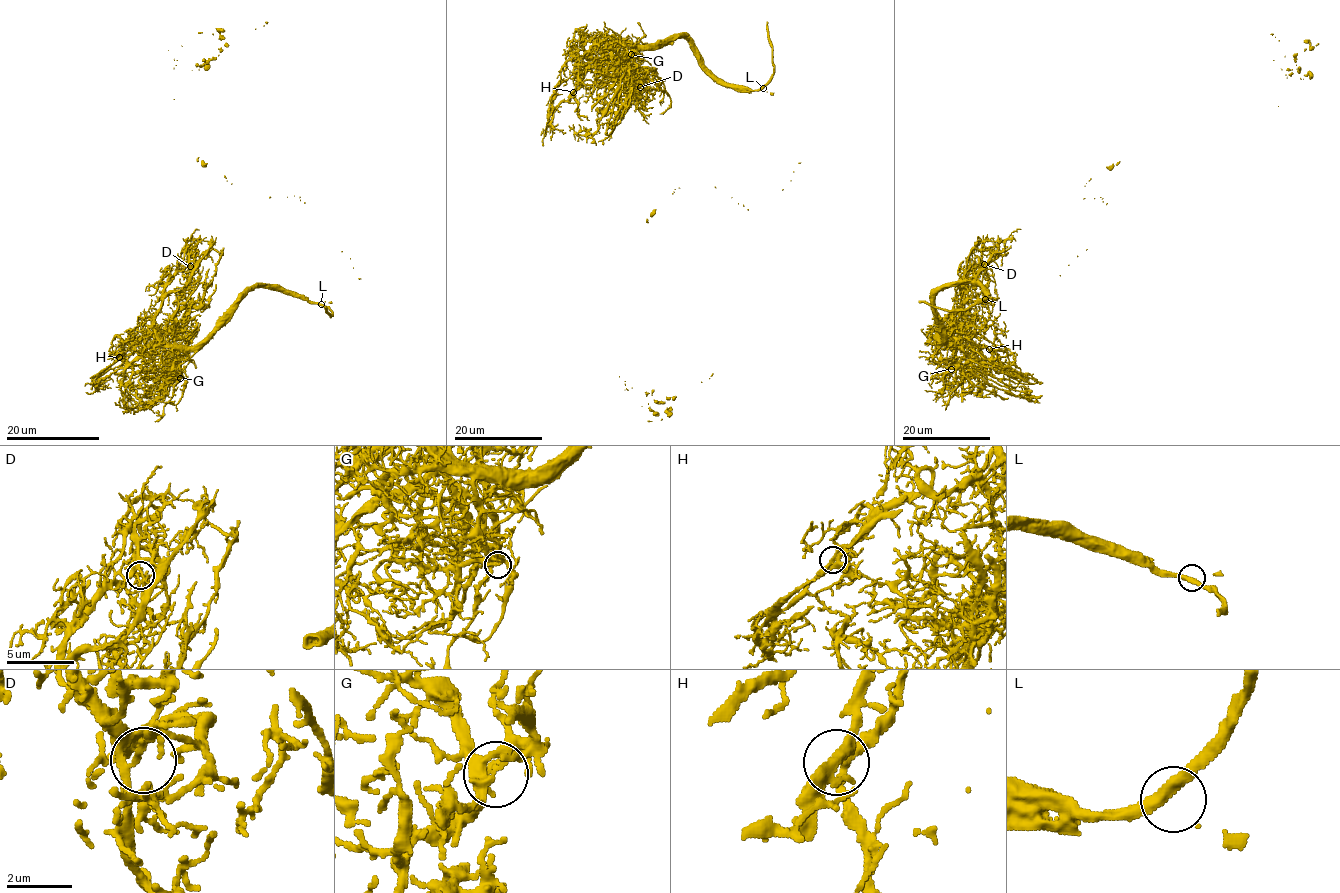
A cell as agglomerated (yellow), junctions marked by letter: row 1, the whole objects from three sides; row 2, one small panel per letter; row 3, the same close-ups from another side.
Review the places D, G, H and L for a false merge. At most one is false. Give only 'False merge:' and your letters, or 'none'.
False merge: H

